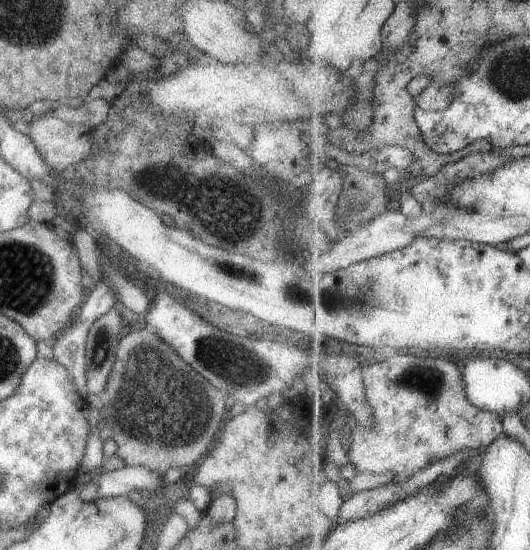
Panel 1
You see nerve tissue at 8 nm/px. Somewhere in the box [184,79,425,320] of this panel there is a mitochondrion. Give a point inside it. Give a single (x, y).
(332, 301)

